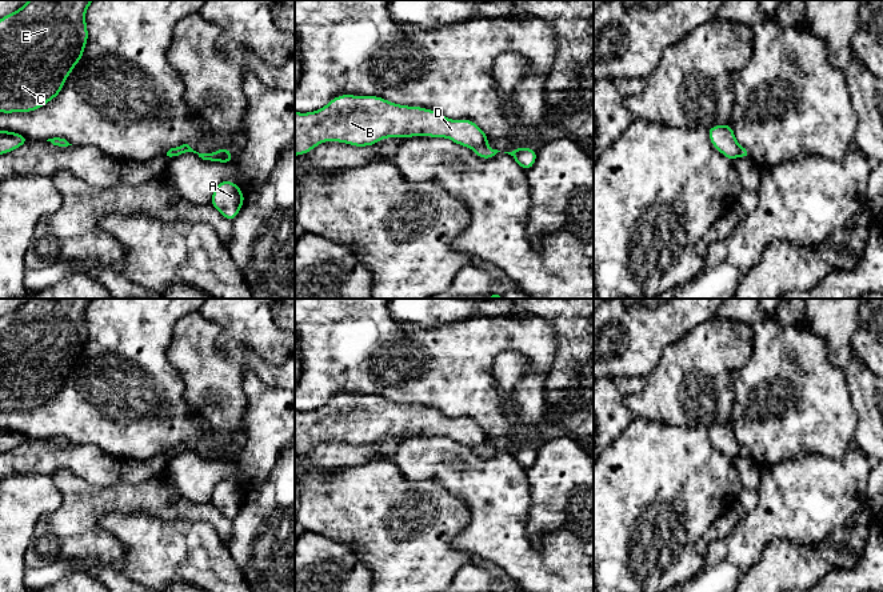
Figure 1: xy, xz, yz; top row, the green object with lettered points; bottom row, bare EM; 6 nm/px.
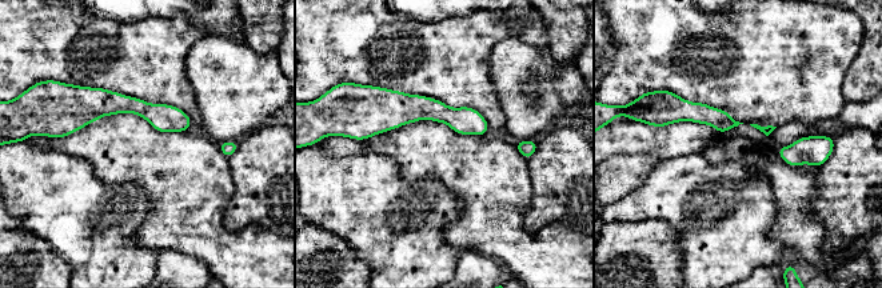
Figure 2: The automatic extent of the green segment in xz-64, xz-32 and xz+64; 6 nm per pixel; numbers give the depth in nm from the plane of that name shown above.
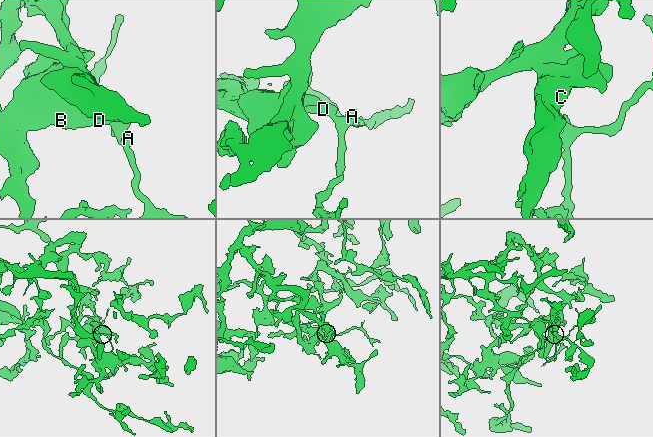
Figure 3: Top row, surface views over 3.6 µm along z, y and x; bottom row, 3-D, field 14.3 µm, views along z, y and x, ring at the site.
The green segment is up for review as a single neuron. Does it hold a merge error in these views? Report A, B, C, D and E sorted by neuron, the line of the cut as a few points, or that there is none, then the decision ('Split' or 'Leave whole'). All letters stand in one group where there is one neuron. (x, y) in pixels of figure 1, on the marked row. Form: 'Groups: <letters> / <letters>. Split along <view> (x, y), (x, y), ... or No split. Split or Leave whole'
Groups: A / B C D E. Split along xz (484, 143), (472, 148). Split

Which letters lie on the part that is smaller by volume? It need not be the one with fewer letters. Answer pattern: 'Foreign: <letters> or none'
Foreign: A

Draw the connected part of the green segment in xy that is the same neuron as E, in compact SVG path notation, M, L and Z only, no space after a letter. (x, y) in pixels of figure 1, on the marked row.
M29 0L0 19L0 112L31 112L55 99L83 57L88 41L85 11L93 0Z

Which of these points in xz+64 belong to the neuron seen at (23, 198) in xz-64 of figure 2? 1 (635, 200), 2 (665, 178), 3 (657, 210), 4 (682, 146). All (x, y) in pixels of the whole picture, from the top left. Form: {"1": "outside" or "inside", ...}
{"1": "inside", "2": "inside", "3": "inside", "4": "outside"}

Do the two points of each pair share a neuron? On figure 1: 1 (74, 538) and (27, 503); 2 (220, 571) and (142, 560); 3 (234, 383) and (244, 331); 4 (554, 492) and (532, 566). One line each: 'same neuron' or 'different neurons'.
1: different neurons
2: same neuron
3: different neurons
4: different neurons

